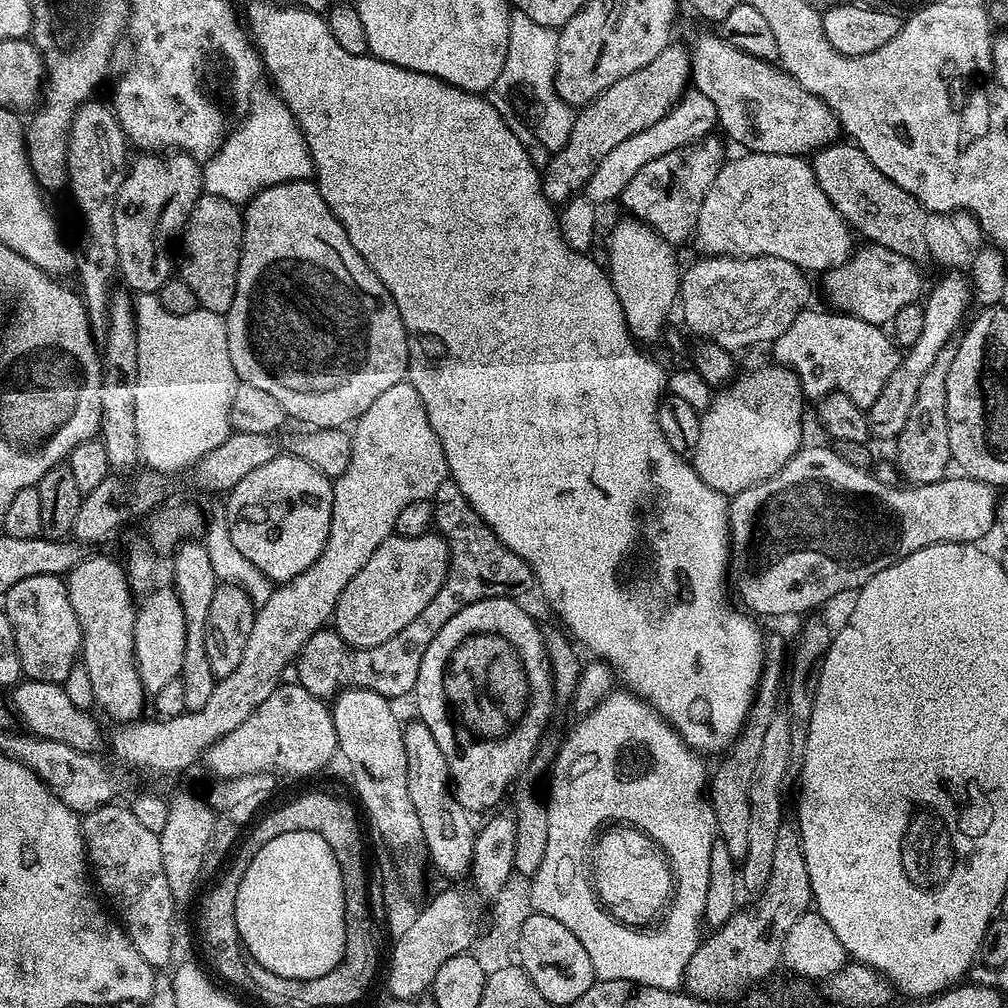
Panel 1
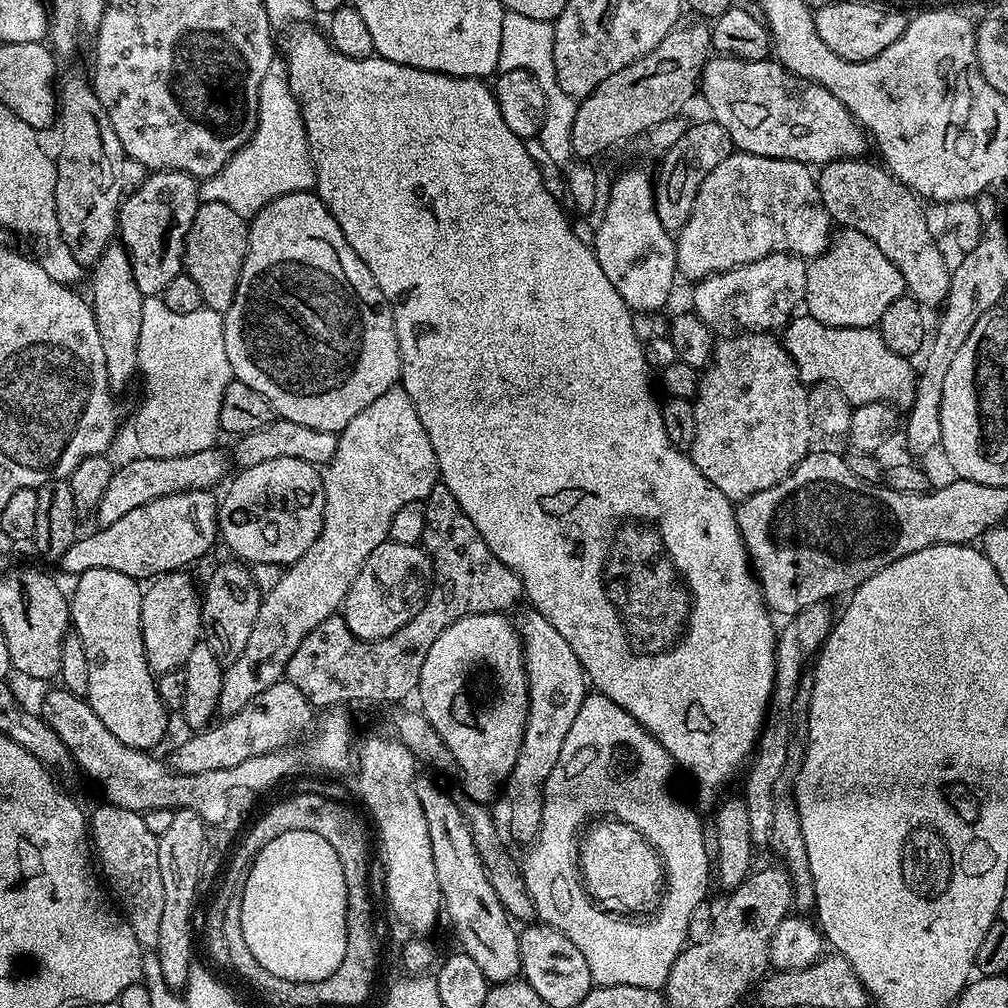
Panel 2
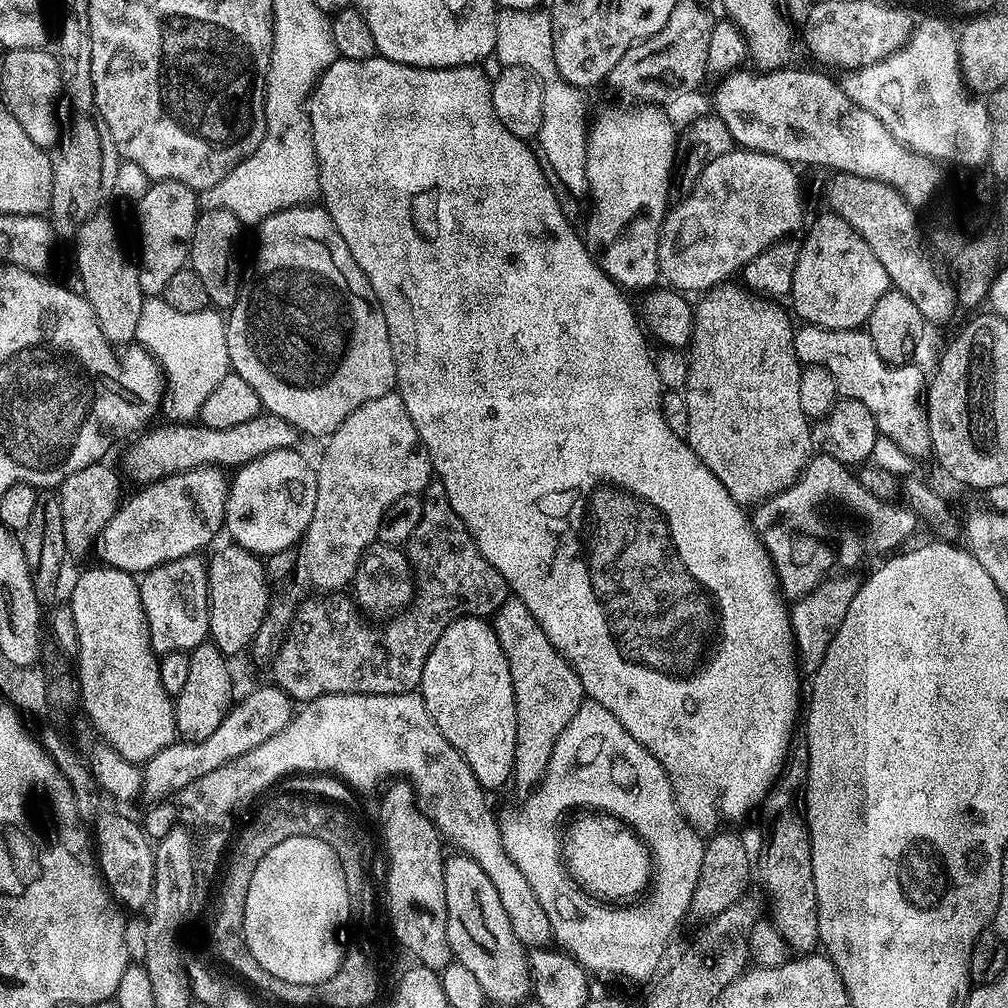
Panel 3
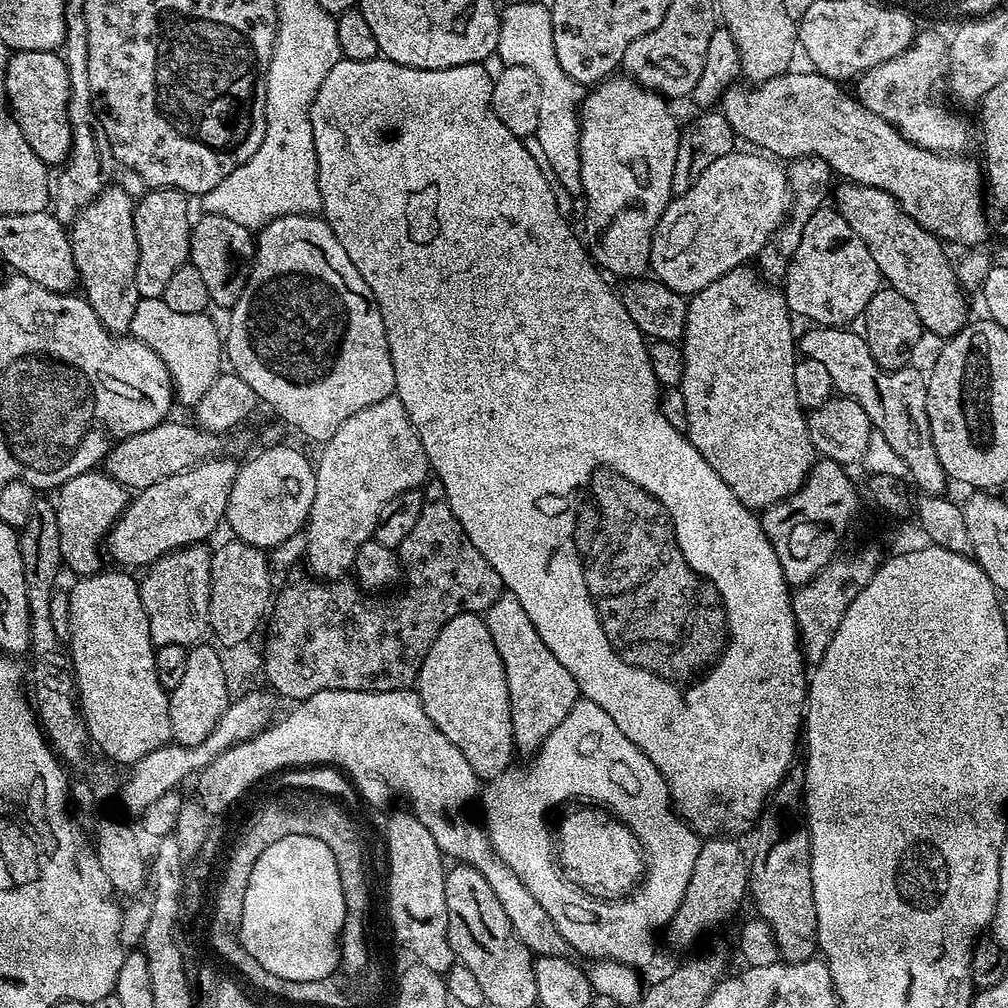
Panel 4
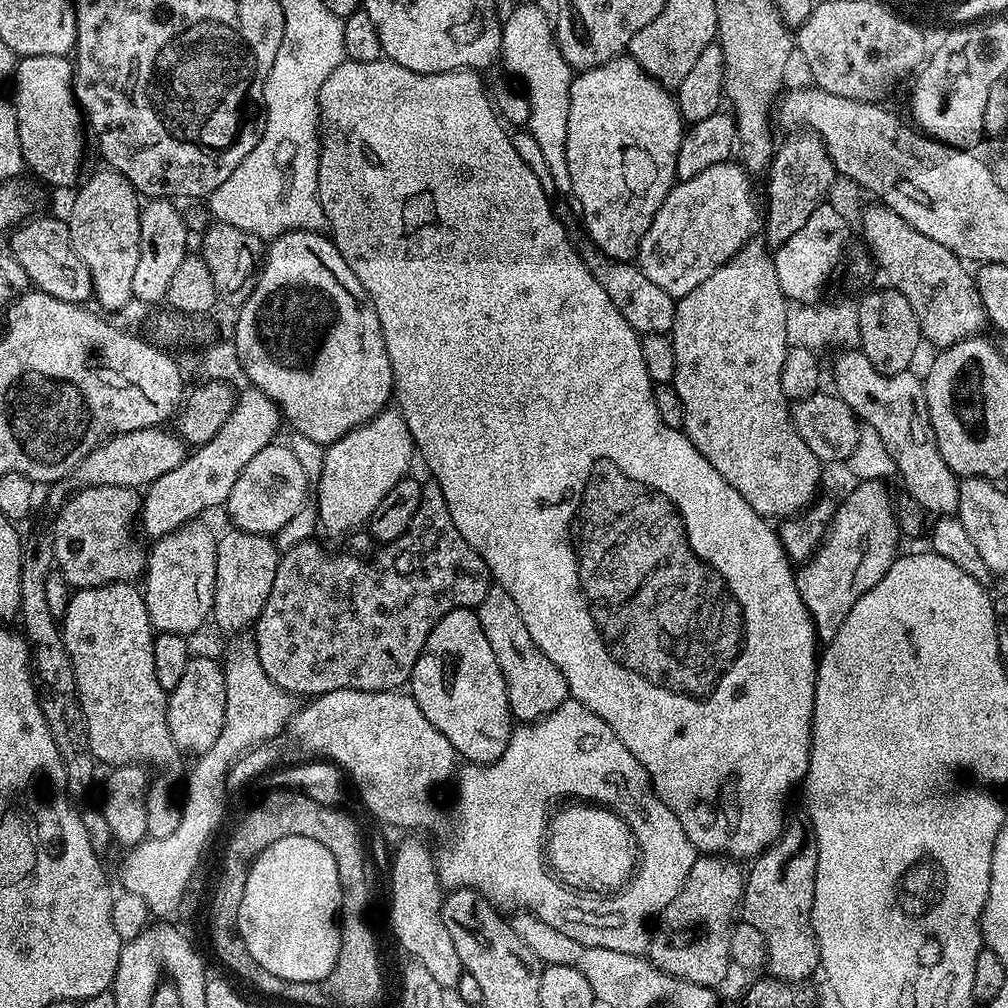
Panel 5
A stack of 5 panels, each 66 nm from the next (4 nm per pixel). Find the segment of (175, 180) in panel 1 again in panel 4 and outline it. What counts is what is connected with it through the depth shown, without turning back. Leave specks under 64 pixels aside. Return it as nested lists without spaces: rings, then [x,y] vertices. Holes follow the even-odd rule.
[[[154,188],[135,201],[134,234],[138,238],[138,294],[142,298],[161,298],[174,270],[189,263],[188,251],[192,237],[193,217],[188,217],[190,197],[176,188]]]

